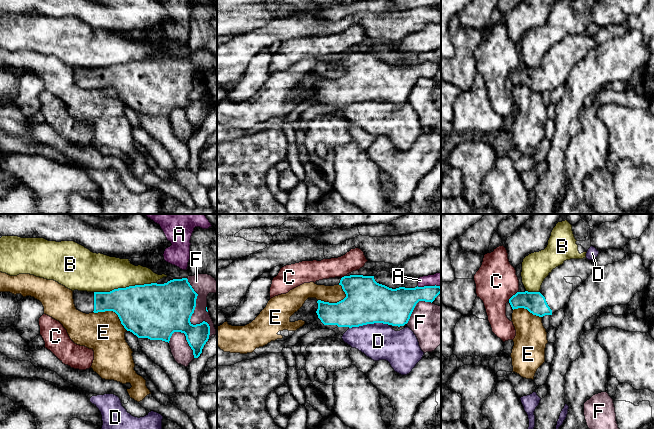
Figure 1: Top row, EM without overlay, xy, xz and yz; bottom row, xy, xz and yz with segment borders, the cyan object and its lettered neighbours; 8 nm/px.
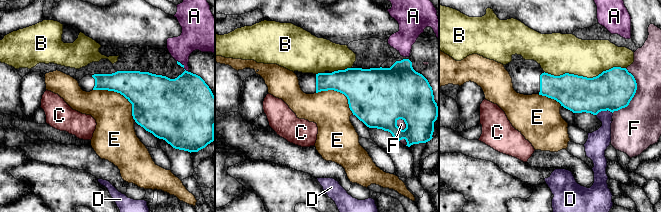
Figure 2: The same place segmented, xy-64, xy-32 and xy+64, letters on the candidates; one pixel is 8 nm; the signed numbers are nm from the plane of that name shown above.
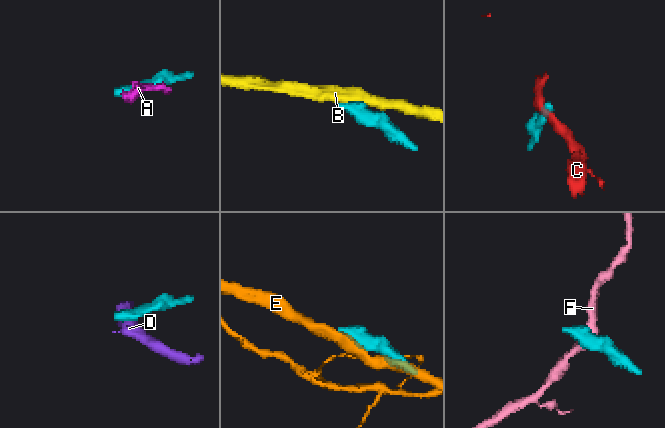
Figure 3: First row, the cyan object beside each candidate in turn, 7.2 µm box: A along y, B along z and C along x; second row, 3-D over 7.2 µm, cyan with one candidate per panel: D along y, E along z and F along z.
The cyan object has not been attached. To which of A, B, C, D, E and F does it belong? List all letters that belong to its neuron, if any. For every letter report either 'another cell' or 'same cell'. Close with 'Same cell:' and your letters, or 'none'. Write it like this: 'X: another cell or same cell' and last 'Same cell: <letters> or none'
A: another cell
B: another cell
C: another cell
D: another cell
E: another cell
F: another cell
Same cell: none

